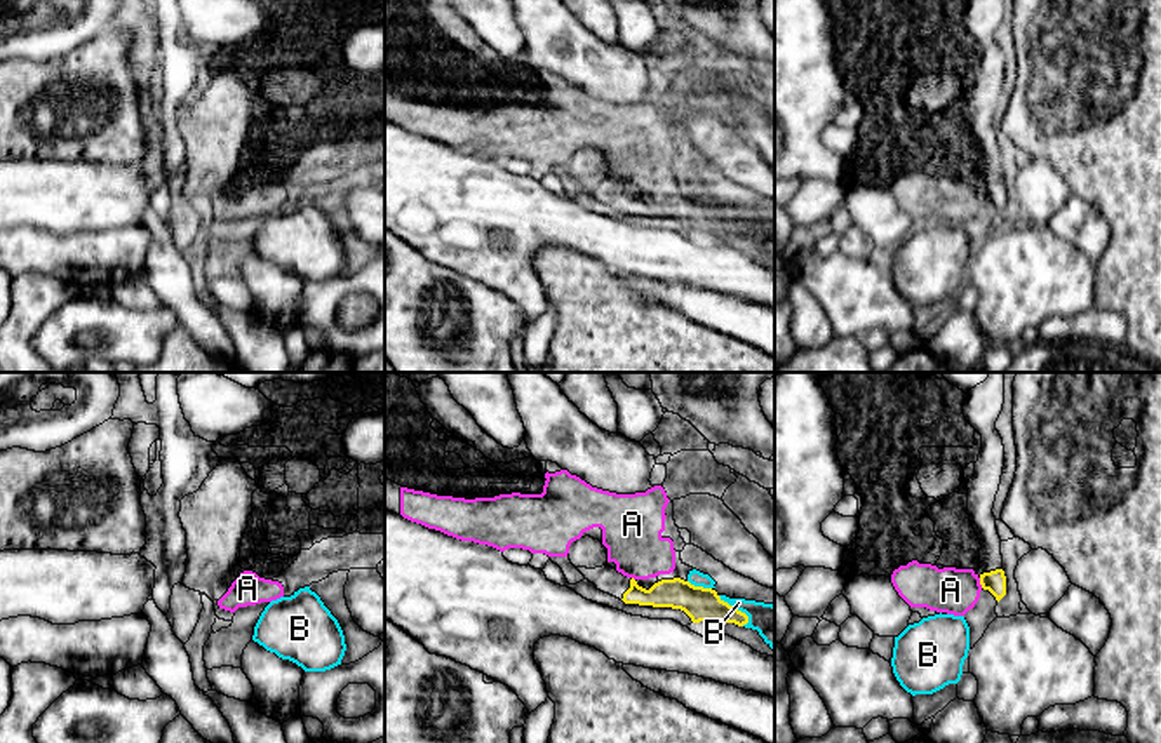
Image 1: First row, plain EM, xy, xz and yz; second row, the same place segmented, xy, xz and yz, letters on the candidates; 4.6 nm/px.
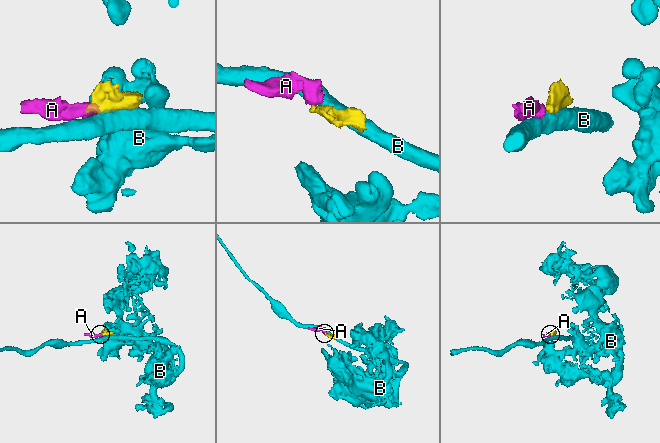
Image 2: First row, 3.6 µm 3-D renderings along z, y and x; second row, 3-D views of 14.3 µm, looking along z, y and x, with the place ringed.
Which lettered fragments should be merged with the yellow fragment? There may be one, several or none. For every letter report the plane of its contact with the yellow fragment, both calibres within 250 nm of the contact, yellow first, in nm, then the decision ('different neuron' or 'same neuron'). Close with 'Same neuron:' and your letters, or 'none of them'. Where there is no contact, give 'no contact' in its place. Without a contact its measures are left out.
A: contact in yz; calibres 100 and 220 nm; same neuron
B: contact in xz; calibres 160 and 160 nm; different neuron
Same neuron: A

